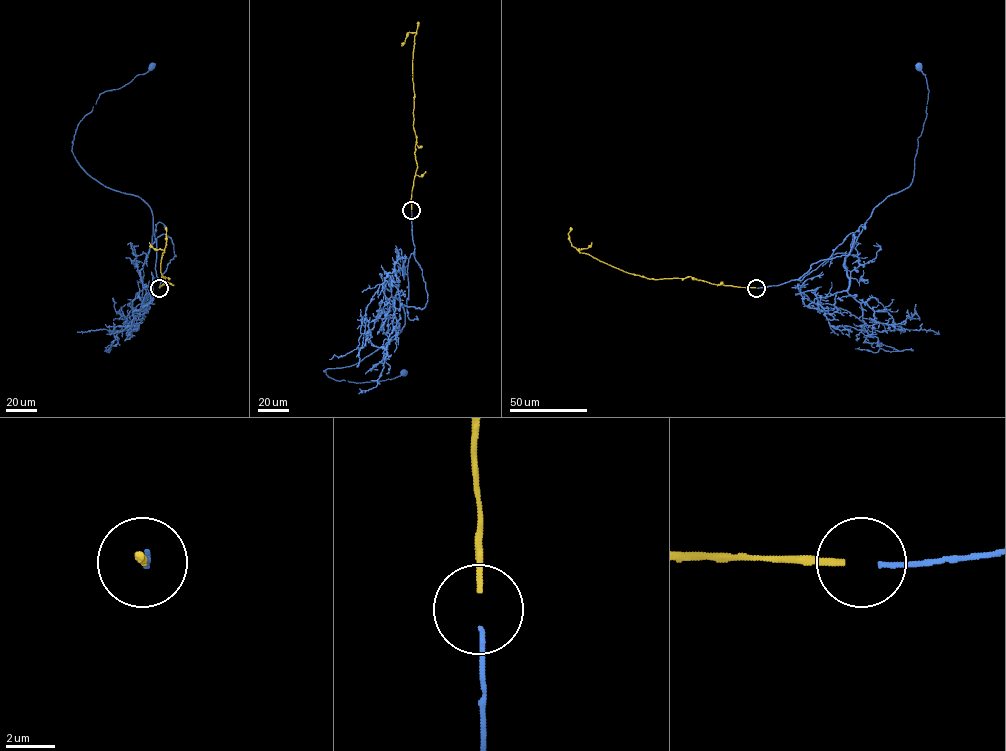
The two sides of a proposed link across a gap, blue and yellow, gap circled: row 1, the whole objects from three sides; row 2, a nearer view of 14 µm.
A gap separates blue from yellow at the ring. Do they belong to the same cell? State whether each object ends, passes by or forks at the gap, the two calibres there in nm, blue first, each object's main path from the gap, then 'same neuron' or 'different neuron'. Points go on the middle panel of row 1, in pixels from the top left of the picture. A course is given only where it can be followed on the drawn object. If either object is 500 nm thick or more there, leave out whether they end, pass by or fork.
blue ends | yellow ends | 200/240 nm | blue via (411, 211), (425, 306), (402, 305), (404, 324), (394, 338), (353, 365), (323, 371), (358, 383), (403, 372) | yellow via (411, 209), (417, 167), (413, 80), (414, 36), (417, 25) | same neuron

